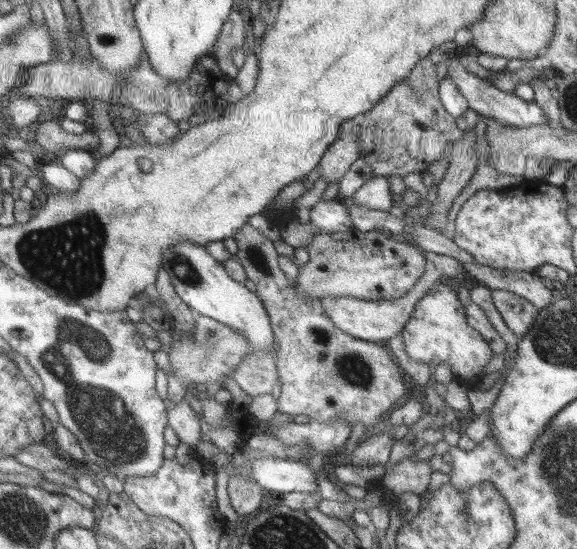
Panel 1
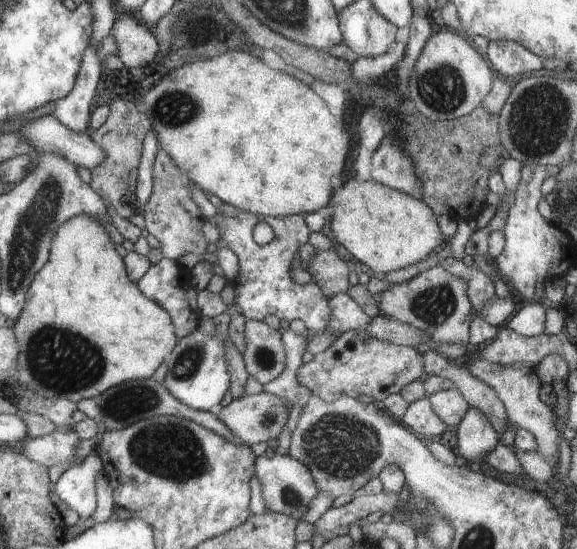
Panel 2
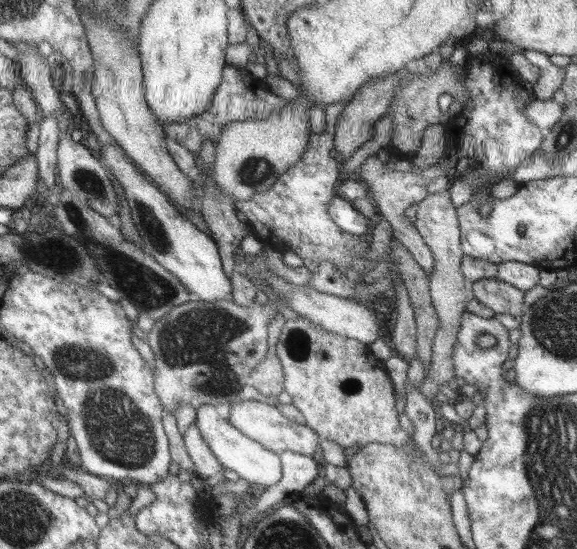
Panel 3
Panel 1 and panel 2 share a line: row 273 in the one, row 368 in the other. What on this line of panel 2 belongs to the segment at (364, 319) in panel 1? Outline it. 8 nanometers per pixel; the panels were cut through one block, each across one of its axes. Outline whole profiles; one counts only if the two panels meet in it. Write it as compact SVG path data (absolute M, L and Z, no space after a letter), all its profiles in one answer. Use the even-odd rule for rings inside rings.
M427 352L423 354L423 376L437 376L453 384L453 390L459 392L459 396L467 402L467 406L483 414L483 418L487 418L487 422L493 426L495 434L499 436L503 434L501 428L507 418L503 404L499 402L497 394L489 386L473 378L467 372L467 368L463 368L463 364L449 362L437 352Z

